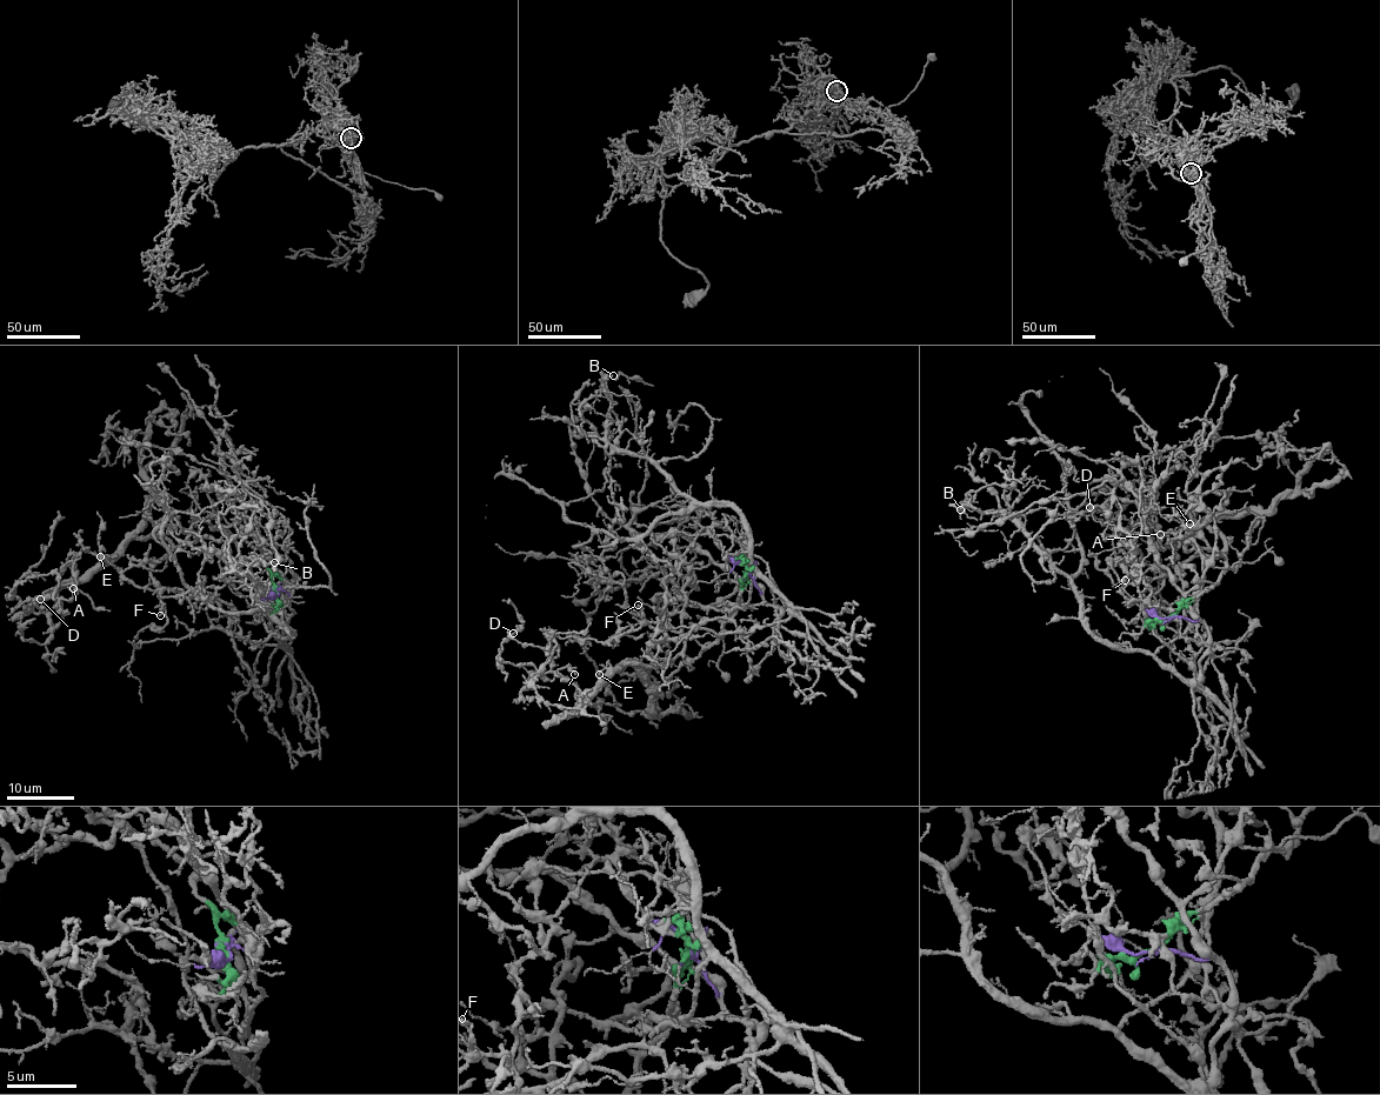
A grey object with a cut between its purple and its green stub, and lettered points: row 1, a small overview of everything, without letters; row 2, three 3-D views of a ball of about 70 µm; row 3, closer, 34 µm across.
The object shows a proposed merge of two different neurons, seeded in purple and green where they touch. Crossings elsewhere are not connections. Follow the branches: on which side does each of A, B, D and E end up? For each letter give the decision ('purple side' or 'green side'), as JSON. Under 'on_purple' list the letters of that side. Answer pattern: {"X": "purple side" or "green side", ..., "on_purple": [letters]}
{"A": "green side", "B": "purple side", "D": "green side", "E": "green side", "on_purple": ["B"]}

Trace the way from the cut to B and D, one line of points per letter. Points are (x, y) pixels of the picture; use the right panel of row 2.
B: (1171, 616), (1207, 628), (1192, 680), (1106, 645), (1072, 580), (1021, 527), (960, 509)
D: (1171, 618), (1239, 563), (1260, 515), (1211, 516), (1175, 541), (1166, 567), (1145, 523), (1108, 527), (1090, 507)

